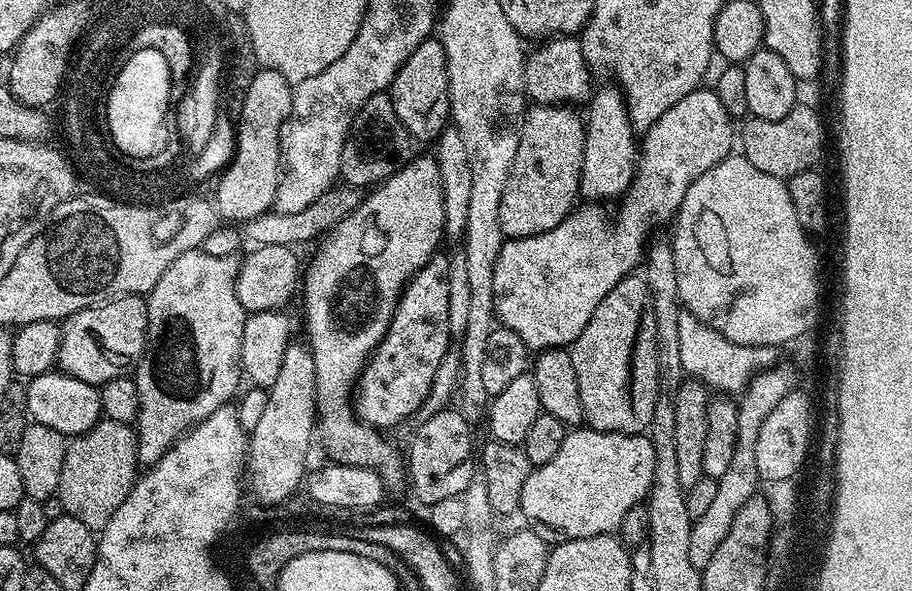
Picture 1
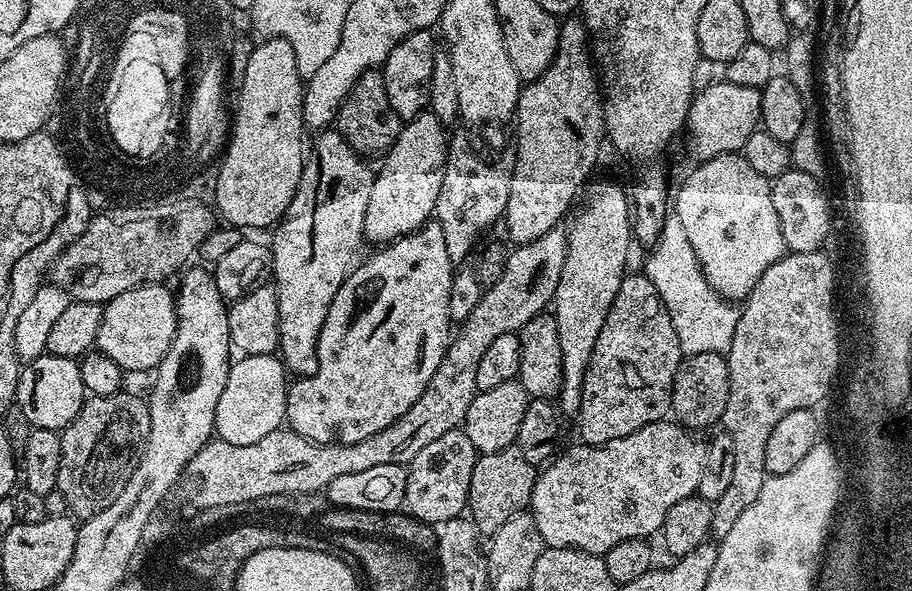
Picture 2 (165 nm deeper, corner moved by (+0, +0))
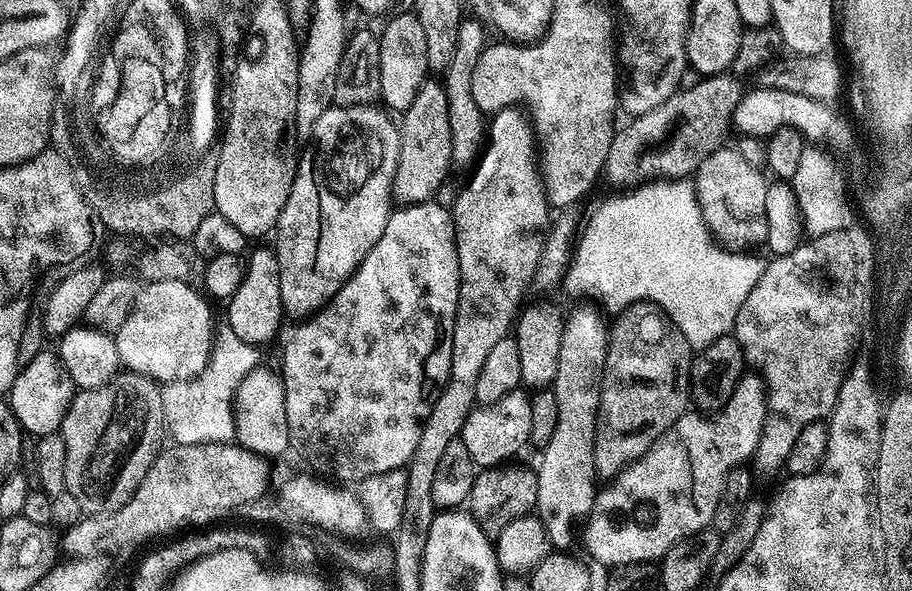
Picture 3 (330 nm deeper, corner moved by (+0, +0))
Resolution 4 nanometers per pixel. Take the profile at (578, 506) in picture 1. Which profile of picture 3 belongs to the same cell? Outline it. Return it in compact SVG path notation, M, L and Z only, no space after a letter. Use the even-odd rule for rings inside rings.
M760 374L741 376L734 394L730 394L730 402L726 402L719 412L684 412L666 434L656 439L656 445L642 459L615 477L608 486L610 488L604 486L597 491L596 504L588 520L590 528L584 538L589 554L607 566L644 566L647 560L663 560L674 545L705 531L711 525L714 510L718 510L718 502L728 486L728 477L755 457L768 413L768 386Z

